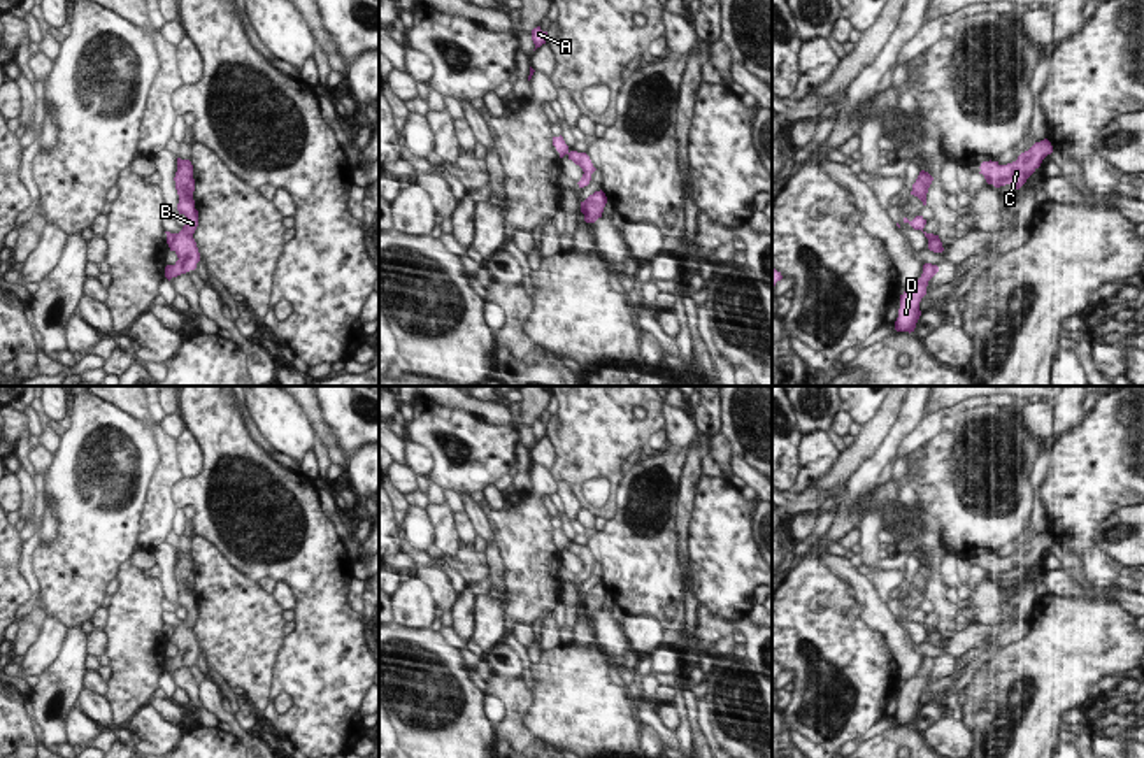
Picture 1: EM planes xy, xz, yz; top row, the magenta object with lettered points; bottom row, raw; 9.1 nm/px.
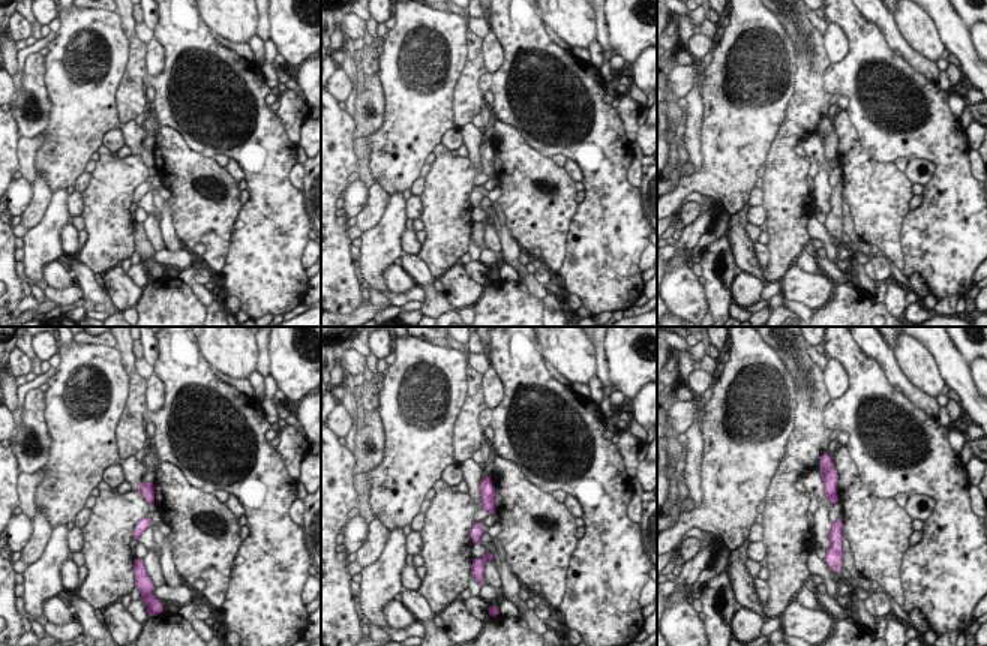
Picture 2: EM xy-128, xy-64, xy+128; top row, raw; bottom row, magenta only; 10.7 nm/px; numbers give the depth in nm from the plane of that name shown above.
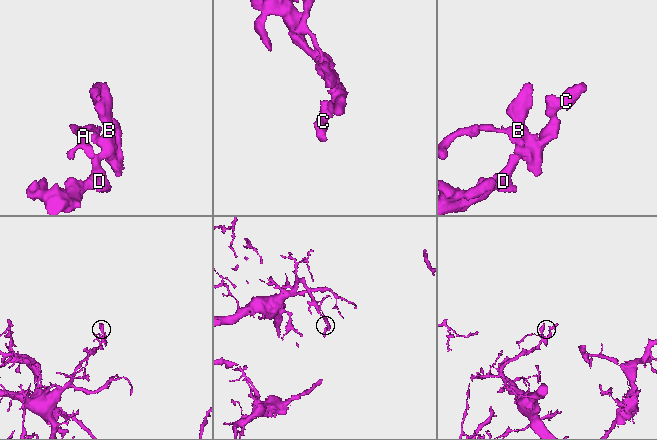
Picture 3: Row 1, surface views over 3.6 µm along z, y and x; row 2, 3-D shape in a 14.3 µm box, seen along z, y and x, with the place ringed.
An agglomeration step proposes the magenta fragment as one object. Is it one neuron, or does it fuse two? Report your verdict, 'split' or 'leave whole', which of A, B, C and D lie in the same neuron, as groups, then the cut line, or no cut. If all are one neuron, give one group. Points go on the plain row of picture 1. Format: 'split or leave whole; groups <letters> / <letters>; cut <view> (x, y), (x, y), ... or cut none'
split; groups A / B C D; cut yz (932, 627), (929, 634)

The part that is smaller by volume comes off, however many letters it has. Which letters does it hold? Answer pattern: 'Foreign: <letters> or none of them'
Foreign: A

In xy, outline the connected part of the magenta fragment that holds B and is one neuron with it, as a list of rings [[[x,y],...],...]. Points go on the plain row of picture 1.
[[[177,551],[177,565],[174,574],[179,588],[177,604],[179,607],[184,607],[188,614],[179,626],[174,626],[174,633],[170,635],[170,644],[174,644],[179,653],[174,658],[165,660],[165,670],[168,674],[195,663],[197,656],[200,654],[200,646],[193,632],[193,626],[198,619],[198,604],[195,602],[193,593],[195,572],[189,553]]]

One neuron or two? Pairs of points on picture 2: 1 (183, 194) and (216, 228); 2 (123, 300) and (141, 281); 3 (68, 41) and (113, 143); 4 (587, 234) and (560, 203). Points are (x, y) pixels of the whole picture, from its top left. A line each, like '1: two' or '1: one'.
1: one
2: two
3: two
4: two

